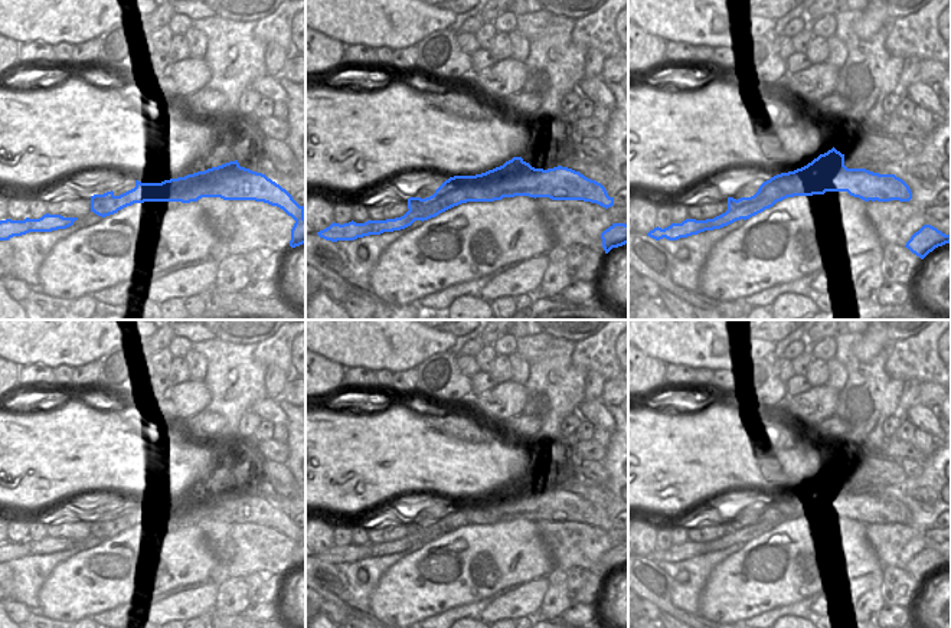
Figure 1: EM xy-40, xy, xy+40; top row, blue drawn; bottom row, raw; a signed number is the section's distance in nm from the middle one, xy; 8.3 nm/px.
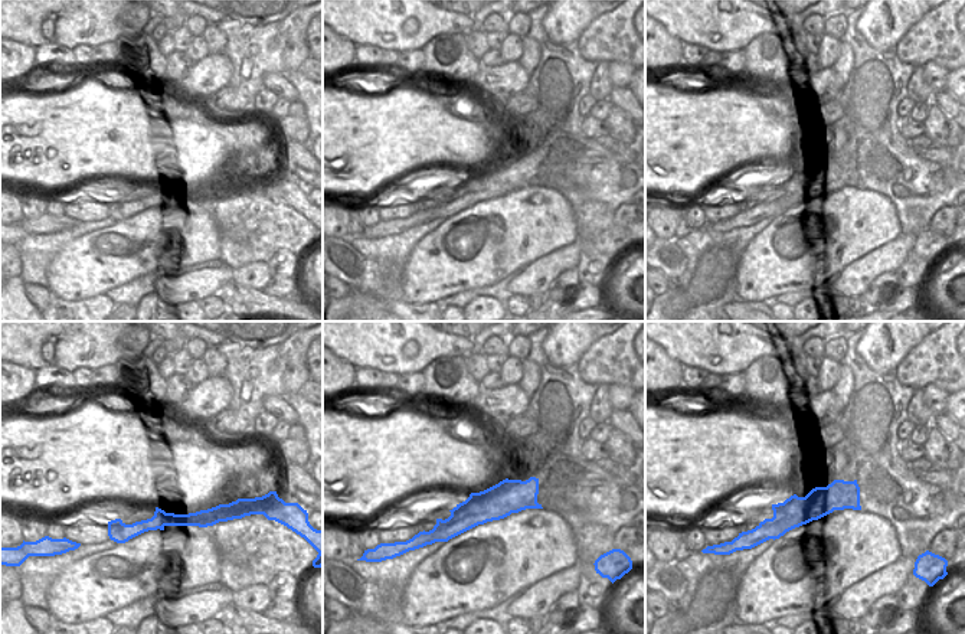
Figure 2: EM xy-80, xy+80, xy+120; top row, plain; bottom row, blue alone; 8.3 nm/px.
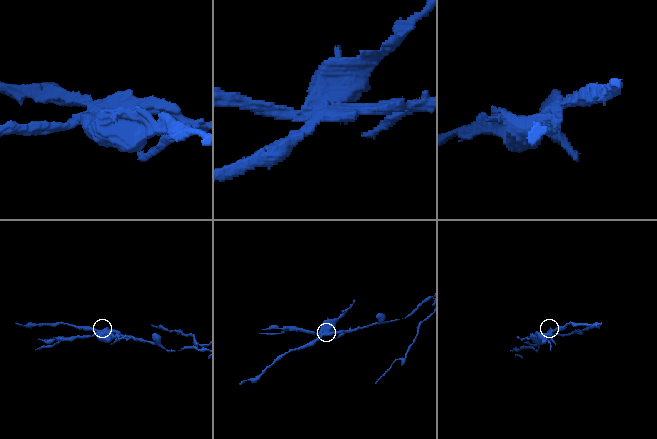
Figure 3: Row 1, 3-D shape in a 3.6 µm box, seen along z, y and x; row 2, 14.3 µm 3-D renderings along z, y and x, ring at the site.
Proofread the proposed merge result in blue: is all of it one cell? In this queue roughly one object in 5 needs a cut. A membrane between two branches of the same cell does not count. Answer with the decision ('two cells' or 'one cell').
two cells

